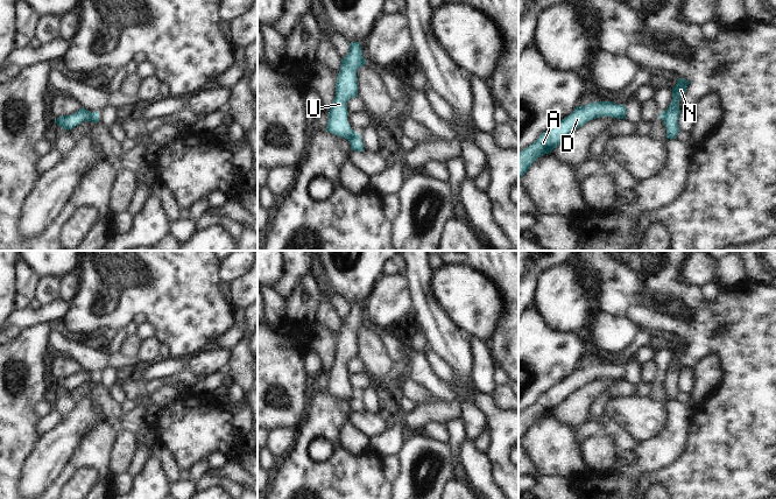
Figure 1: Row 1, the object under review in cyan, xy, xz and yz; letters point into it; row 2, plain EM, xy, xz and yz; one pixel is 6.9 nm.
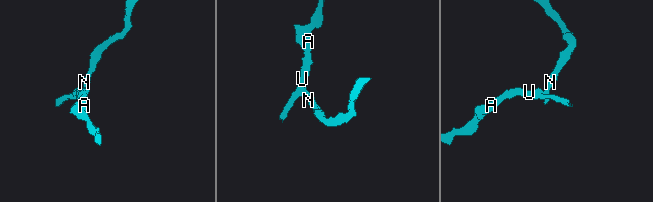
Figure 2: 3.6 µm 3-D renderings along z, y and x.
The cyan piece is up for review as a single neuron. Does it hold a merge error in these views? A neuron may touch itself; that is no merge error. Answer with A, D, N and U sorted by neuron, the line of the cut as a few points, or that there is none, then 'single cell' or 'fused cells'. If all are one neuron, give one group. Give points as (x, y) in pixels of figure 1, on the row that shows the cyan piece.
A D U / N; cut in xy along (92, 112), (87, 120); fused cells

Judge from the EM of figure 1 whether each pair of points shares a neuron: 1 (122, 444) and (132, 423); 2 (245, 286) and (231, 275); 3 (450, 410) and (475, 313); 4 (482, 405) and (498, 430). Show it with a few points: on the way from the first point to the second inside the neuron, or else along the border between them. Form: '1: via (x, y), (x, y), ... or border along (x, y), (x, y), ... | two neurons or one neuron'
1: border along (124, 429), (135, 434) | two neurons
2: border along (245, 273), (230, 285) | two neurons
3: border along (449, 315), (466, 336) | two neurons
4: via (488, 410), (498, 421), (498, 424) | one neuron

